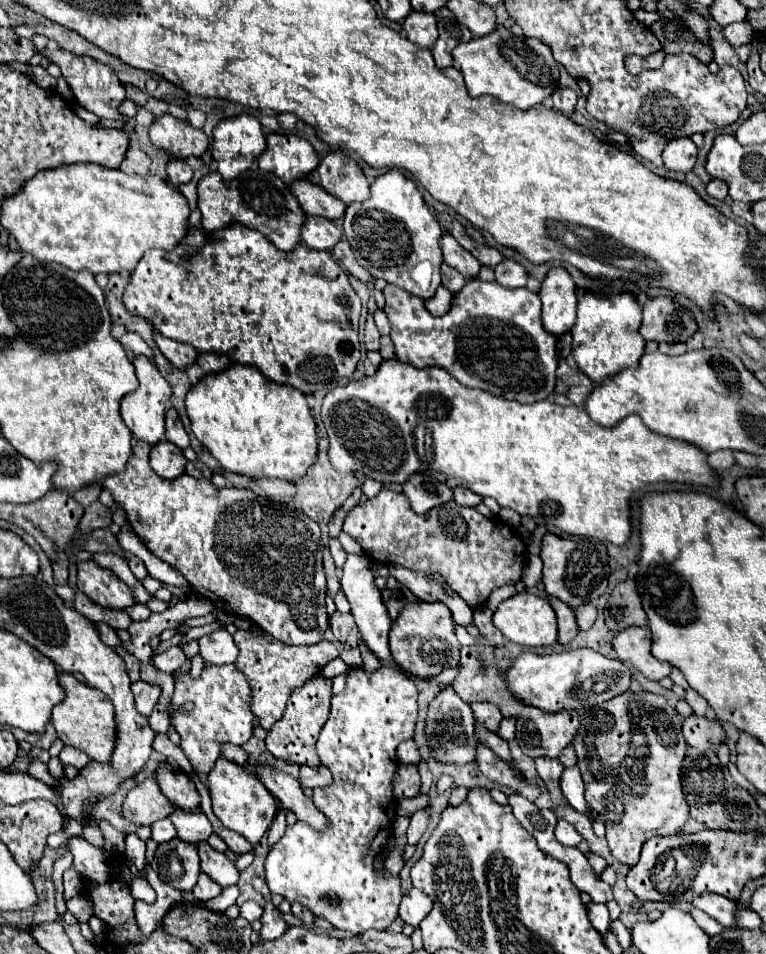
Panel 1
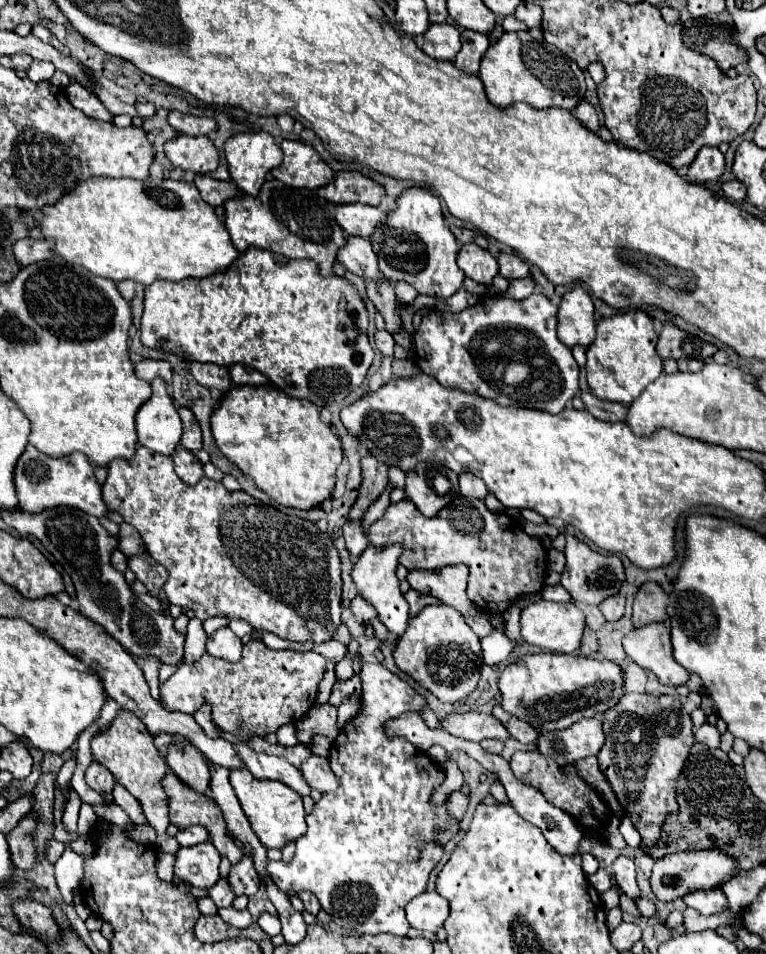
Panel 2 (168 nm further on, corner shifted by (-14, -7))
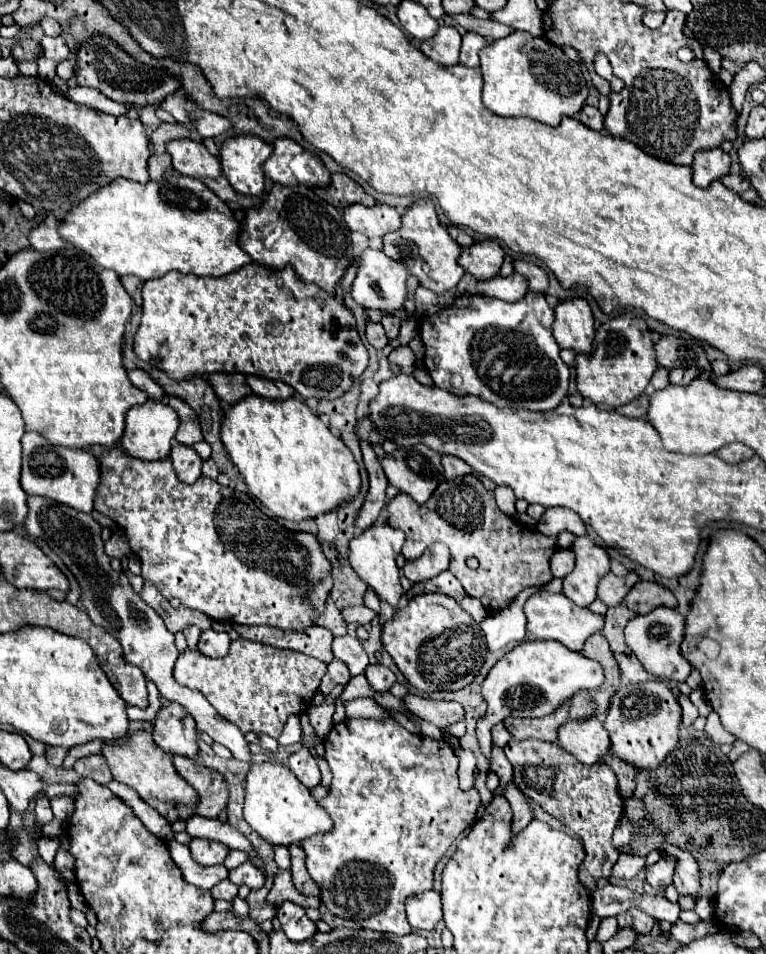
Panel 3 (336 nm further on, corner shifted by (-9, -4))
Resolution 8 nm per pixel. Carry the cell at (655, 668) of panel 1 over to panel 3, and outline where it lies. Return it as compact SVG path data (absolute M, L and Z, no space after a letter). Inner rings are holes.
M658 608L644 616L634 616L626 628L626 644L634 652L634 656L642 662L642 666L660 680L672 680L672 682L684 682L692 670L692 666L682 658L680 654L680 642L682 642L682 626L684 616L670 610L670 608Z

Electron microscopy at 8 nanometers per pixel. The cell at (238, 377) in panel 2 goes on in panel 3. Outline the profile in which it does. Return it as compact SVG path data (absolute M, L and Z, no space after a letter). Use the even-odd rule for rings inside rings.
M246 376L246 382L250 384L254 394L270 398L270 400L284 400L284 398L290 398L294 394L294 390L290 390L290 386L286 386L284 382L266 380L260 376Z

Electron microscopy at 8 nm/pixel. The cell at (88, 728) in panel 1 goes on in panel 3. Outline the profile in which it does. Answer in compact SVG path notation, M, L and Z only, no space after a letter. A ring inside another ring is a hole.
M136 730L122 744L104 744L102 754L108 762L112 778L134 788L140 794L140 798L168 822L188 820L192 816L194 792L190 790L190 786L186 786L186 782L182 782L182 778L178 778L172 766L172 756L154 744L150 732Z

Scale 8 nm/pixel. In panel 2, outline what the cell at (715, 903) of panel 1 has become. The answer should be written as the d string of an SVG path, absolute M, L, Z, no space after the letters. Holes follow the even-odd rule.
M697 889L691 891L683 897L687 907L697 909L701 915L713 915L713 913L723 913L727 909L727 901L721 889Z

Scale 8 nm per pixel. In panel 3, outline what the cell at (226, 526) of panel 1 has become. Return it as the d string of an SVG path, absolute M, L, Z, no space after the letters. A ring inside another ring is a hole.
M120 444L114 446L114 448L110 448L110 450L106 450L106 452L102 452L102 456L100 456L100 484L98 484L96 498L94 498L94 510L102 512L102 514L106 514L110 518L114 518L114 522L124 528L132 550L142 560L142 578L144 580L150 580L160 590L160 594L164 598L168 598L168 600L178 598L182 602L182 606L192 608L192 610L198 610L198 612L206 614L208 618L212 618L216 622L224 622L226 620L226 622L232 622L232 624L274 626L274 628L280 628L280 630L296 630L298 632L298 630L306 630L306 628L314 626L318 622L318 618L322 616L322 612L324 612L326 598L328 598L328 594L332 590L332 564L324 556L322 546L316 540L316 536L310 534L310 532L294 532L294 530L288 530L288 528L280 526L274 518L270 518L268 514L264 514L258 508L258 504L254 502L254 498L250 498L248 494L236 492L236 490L232 490L228 486L220 486L216 480L210 480L210 478L200 476L194 484L180 482L176 478L176 474L174 474L174 468L172 468L170 458L146 462L146 460L132 458L130 454L126 454Z

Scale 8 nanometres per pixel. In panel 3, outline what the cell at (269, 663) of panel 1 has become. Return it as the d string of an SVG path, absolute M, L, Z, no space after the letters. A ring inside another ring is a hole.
M234 640L224 658L212 660L198 650L184 650L178 656L174 678L178 684L204 694L222 718L236 724L242 734L264 732L278 738L290 714L302 714L310 708L310 698L318 690L326 664L318 658L280 650L250 640Z

